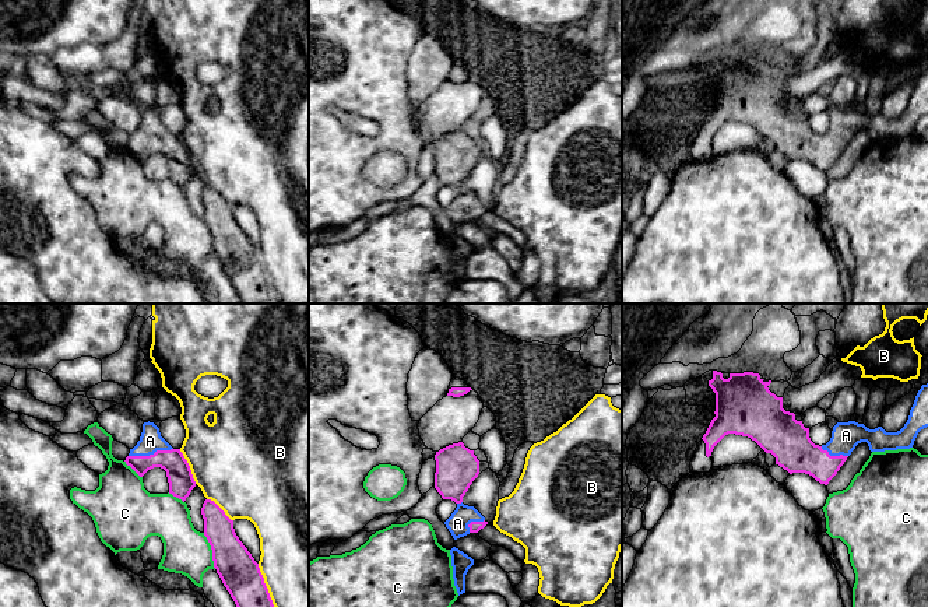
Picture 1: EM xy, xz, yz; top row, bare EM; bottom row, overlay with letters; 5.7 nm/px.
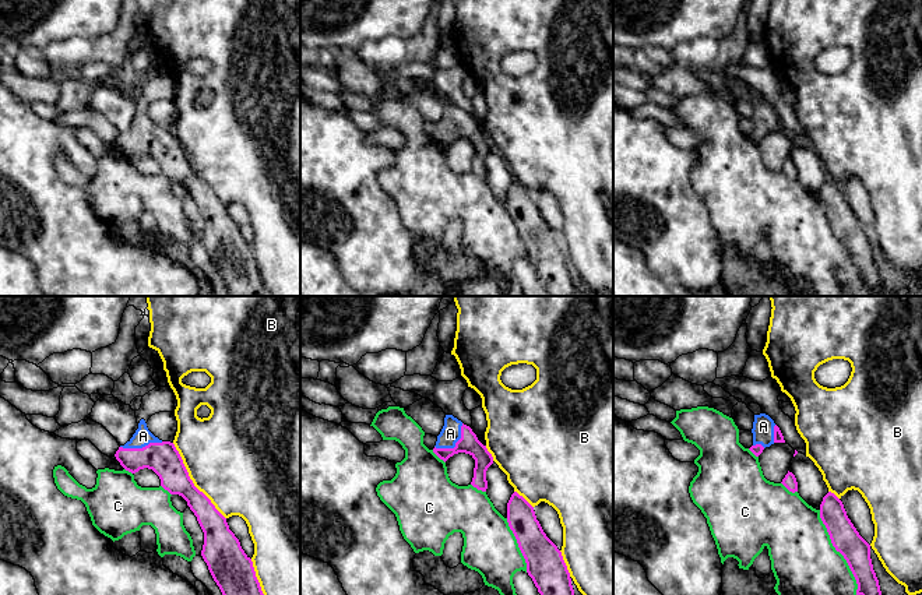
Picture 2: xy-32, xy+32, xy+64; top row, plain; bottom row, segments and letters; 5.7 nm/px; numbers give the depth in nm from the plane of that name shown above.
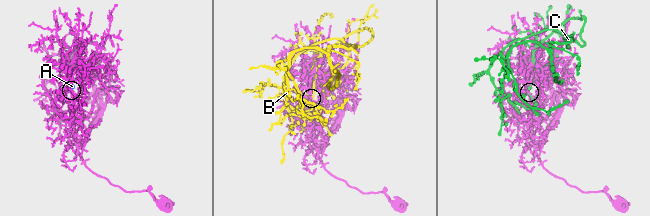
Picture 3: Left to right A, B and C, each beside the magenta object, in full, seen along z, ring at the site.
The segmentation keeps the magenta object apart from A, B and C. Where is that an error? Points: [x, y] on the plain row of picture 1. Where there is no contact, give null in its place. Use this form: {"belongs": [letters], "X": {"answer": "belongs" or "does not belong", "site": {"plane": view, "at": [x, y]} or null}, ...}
{"belongs": ["A"], "A": {"answer": "belongs", "site": {"plane": "xy", "at": [150, 141]}}, "B": {"answer": "does not belong", "site": {"plane": "xy", "at": [267, 277]}}, "C": {"answer": "does not belong", "site": {"plane": "xy", "at": [213, 238]}}}

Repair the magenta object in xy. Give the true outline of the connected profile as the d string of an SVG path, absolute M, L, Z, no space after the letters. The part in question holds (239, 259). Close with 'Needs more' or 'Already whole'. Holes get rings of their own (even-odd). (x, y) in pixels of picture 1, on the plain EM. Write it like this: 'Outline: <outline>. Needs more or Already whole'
Outline: M211 186L204 187L201 201L204 206L204 222L212 236L214 255L233 285L240 304L281 304L273 291L259 250L235 220L233 207Z. Already whole

